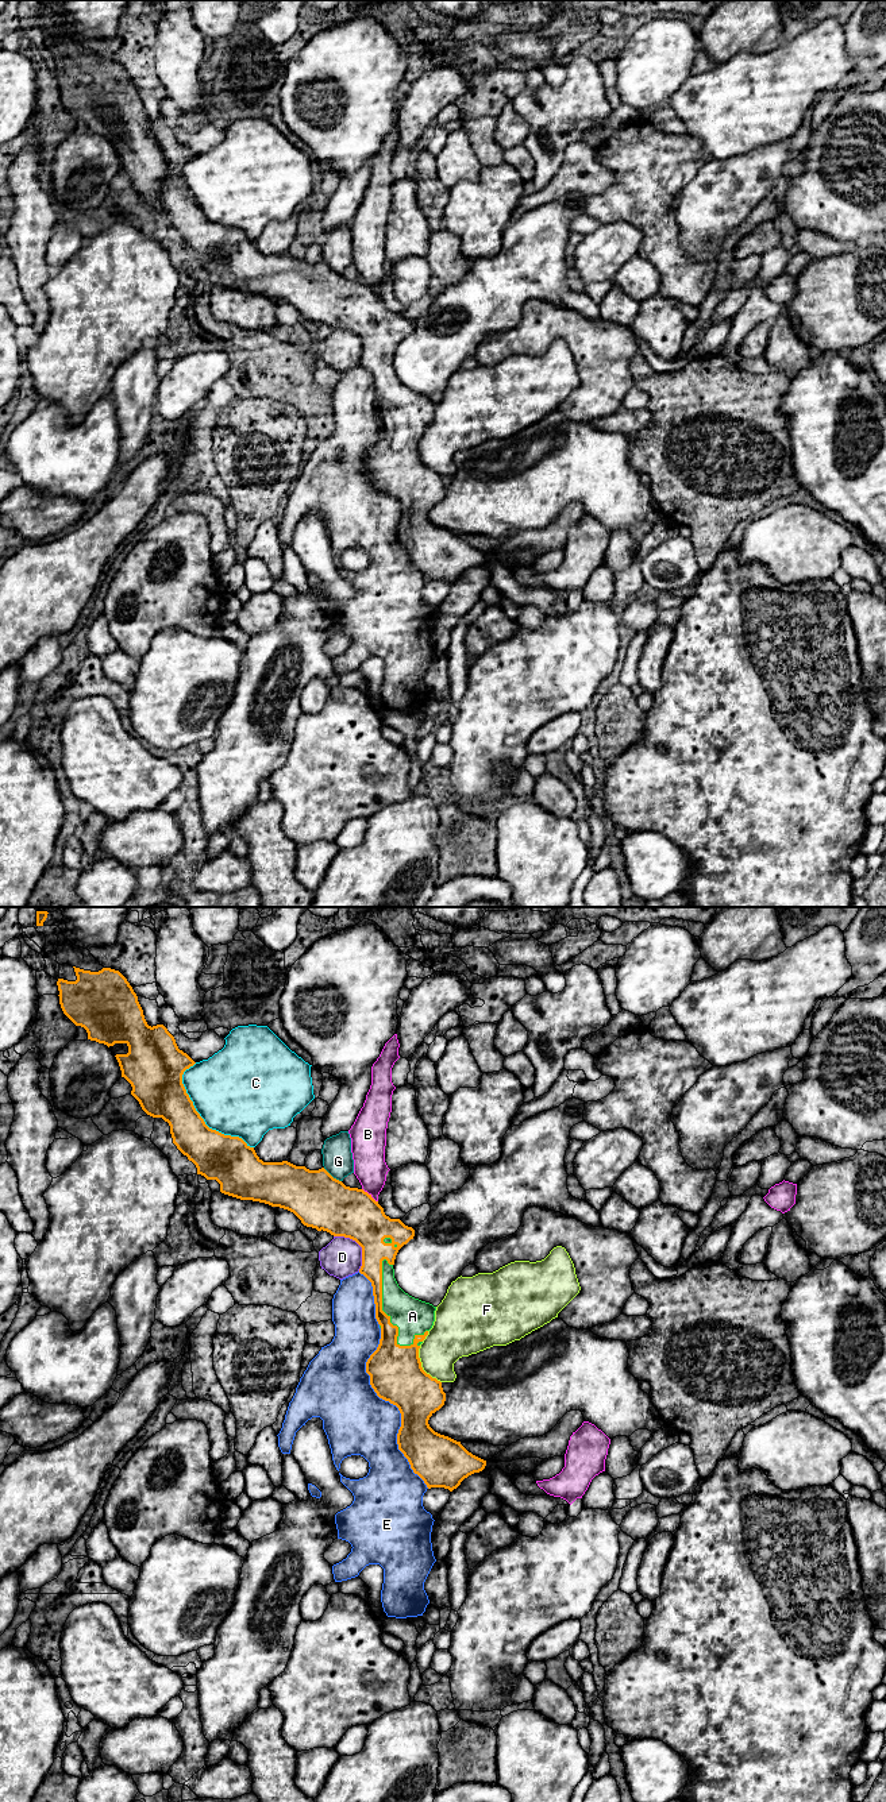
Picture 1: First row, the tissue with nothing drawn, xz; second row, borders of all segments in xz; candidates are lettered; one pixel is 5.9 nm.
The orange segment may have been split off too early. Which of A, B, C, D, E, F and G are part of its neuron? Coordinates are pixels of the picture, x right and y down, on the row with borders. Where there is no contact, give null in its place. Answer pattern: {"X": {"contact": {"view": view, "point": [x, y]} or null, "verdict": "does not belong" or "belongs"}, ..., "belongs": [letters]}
{"A": {"contact": {"view": "xz", "point": [381, 1307]}, "verdict": "belongs"}, "B": {"contact": {"view": "xz", "point": [370, 1195]}, "verdict": "does not belong"}, "C": {"contact": {"view": "xz", "point": [203, 1119]}, "verdict": "does not belong"}, "D": {"contact": {"view": "xz", "point": [359, 1245]}, "verdict": "does not belong"}, "E": {"contact": {"view": "xz", "point": [395, 1404]}, "verdict": "does not belong"}, "F": {"contact": {"view": "xz", "point": [420, 1366]}, "verdict": "does not belong"}, "G": {"contact": {"view": "xz", "point": [331, 1176]}, "verdict": "does not belong"}, "belongs": ["A"]}

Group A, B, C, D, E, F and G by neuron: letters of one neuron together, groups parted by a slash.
A / B / C / D / E / F / G

